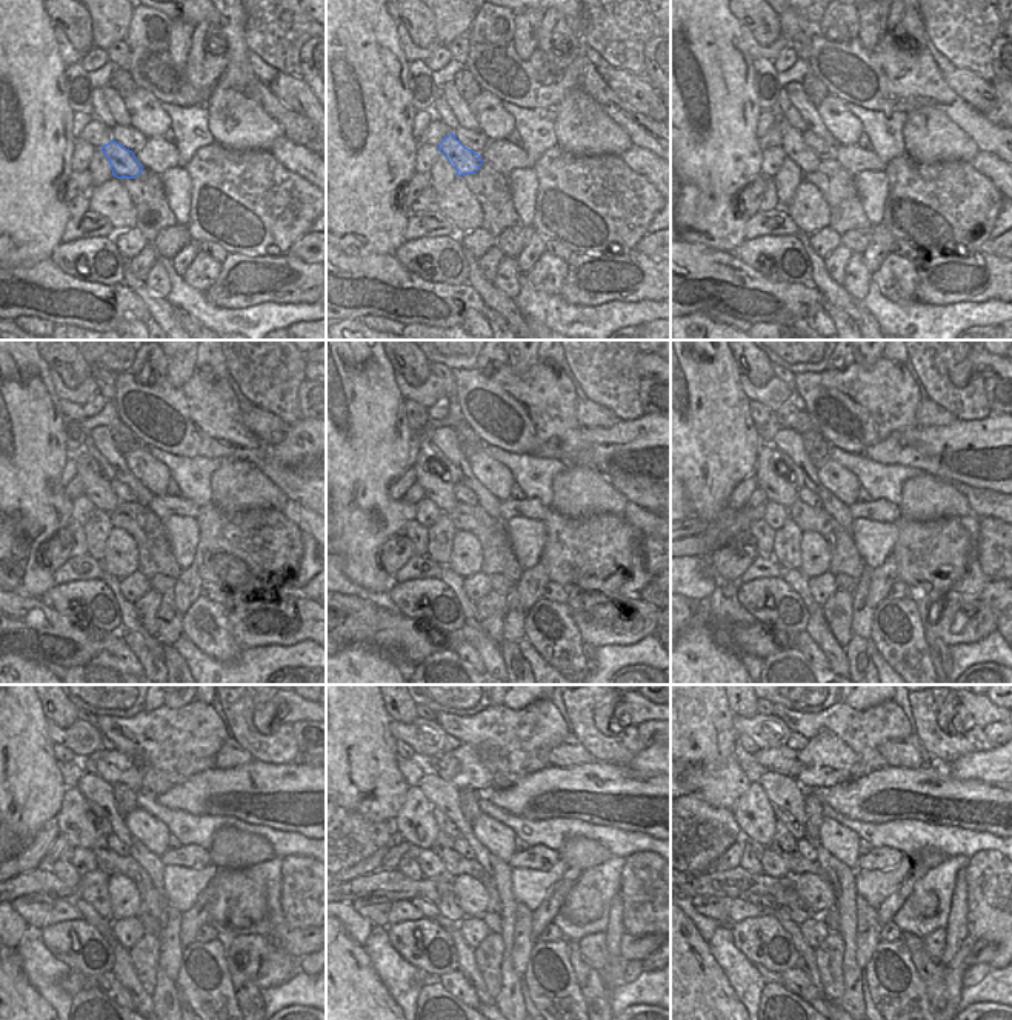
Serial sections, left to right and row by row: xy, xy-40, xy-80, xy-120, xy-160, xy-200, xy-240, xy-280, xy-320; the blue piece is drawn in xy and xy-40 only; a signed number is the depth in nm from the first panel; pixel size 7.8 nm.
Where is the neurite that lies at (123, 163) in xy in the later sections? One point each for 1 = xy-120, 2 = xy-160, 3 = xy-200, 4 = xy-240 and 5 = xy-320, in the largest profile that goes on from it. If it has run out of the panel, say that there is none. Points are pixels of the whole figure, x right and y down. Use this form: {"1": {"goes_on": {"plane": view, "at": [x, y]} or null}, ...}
{"1": {"goes_on": {"plane": "xy-120", "at": [97, 488]}}, "2": {"goes_on": {"plane": "xy-160", "at": [442, 493]}}, "3": {"goes_on": {"plane": "xy-200", "at": [775, 488]}}, "4": {"goes_on": {"plane": "xy-240", "at": [73, 822]}}, "5": {"goes_on": {"plane": "xy-320", "at": [755, 816]}}}

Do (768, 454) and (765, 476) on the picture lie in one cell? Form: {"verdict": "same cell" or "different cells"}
{"verdict": "same cell"}

